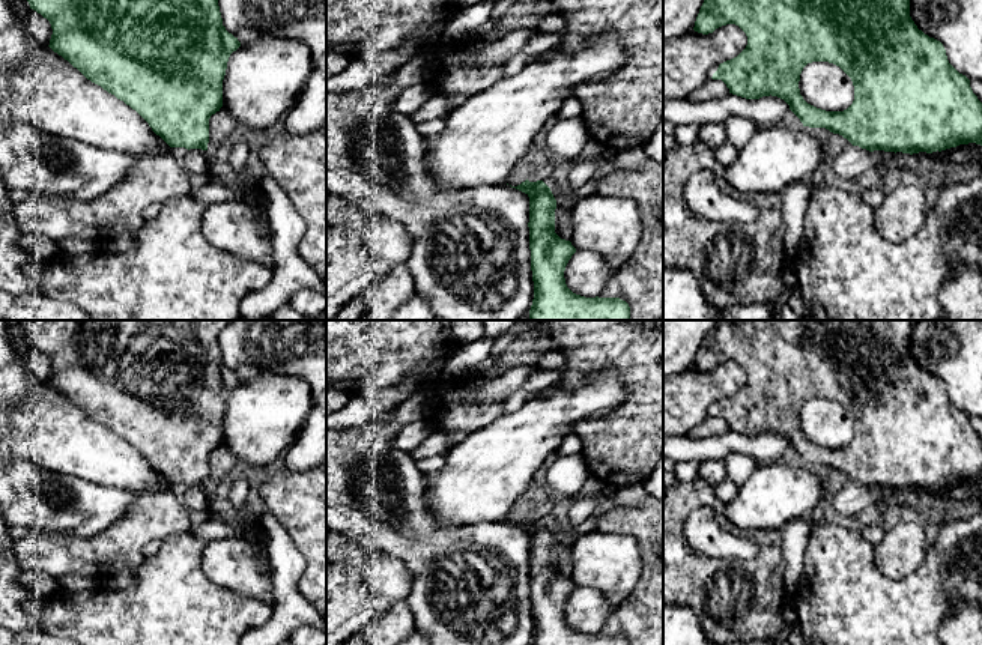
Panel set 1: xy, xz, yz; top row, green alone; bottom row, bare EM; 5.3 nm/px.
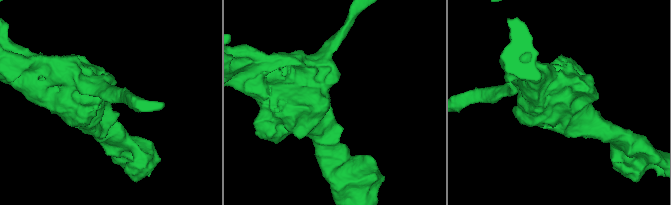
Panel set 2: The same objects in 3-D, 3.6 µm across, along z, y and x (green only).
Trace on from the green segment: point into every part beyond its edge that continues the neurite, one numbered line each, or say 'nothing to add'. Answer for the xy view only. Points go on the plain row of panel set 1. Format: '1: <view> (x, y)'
nothing to add

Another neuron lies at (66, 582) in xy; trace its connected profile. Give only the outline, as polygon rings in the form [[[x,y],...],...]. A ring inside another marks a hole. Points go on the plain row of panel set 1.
[[[63,576],[57,579],[59,588],[69,589],[69,591],[81,591],[86,588],[95,588],[101,585],[99,580],[87,579],[81,576]]]

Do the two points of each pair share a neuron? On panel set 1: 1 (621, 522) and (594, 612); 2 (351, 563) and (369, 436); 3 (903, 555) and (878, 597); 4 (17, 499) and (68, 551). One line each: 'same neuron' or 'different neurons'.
1: different neurons
2: different neurons
3: different neurons
4: different neurons

